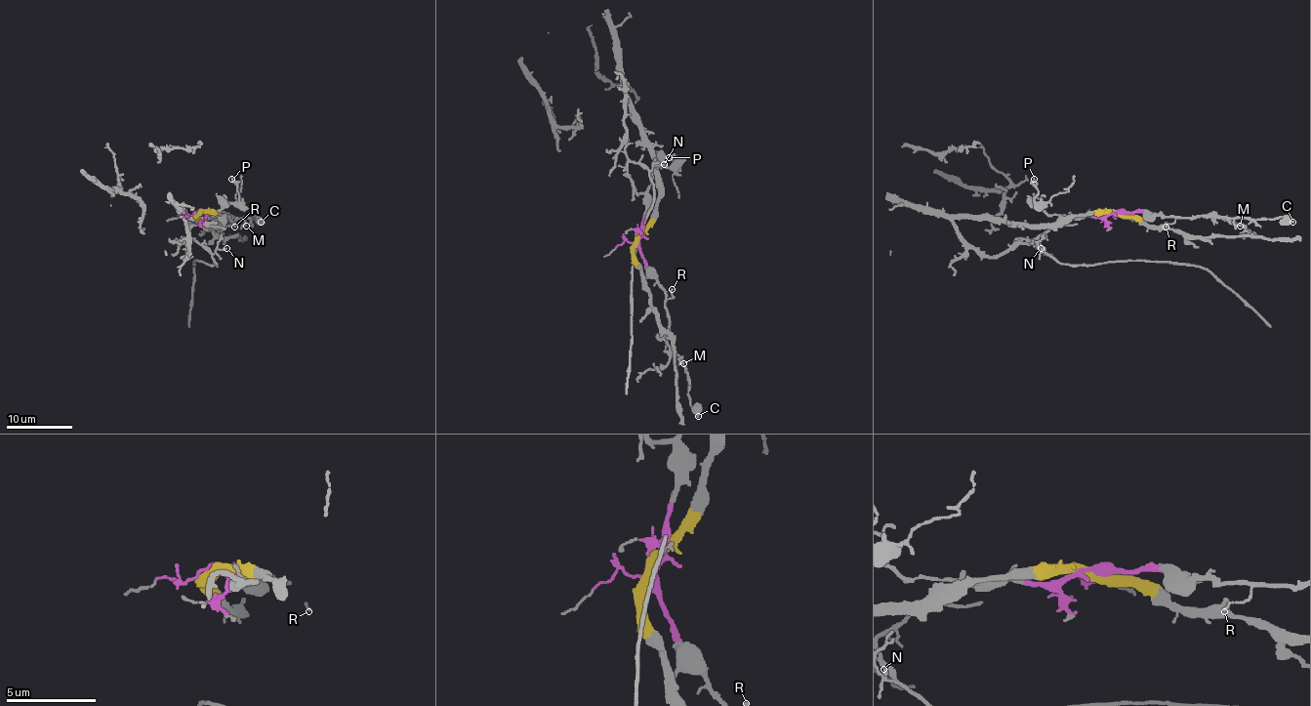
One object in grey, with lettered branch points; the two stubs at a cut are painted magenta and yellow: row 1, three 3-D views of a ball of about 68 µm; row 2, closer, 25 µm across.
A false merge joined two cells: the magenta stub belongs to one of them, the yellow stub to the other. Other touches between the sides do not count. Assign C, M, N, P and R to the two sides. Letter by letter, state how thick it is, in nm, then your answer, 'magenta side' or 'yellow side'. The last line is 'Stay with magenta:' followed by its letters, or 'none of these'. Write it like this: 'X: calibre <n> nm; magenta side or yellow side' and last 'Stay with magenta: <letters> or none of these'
C: calibre 550 nm; magenta side
M: calibre 110 nm; magenta side
N: calibre 110 nm; magenta side
P: calibre 120 nm; magenta side
R: calibre 110 nm; magenta side
Stay with magenta: C, M, N, P, R

